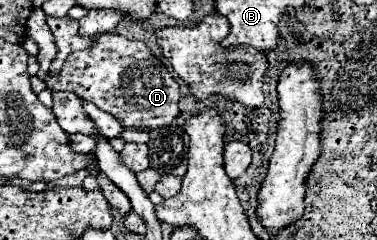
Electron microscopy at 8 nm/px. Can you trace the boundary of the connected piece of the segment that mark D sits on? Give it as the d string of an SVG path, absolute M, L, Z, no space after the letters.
M96 34L94 44L72 52L58 76L46 76L50 90L74 92L100 110L112 114L126 128L152 130L168 126L178 116L178 84L168 68L140 40L128 40L120 34Z

